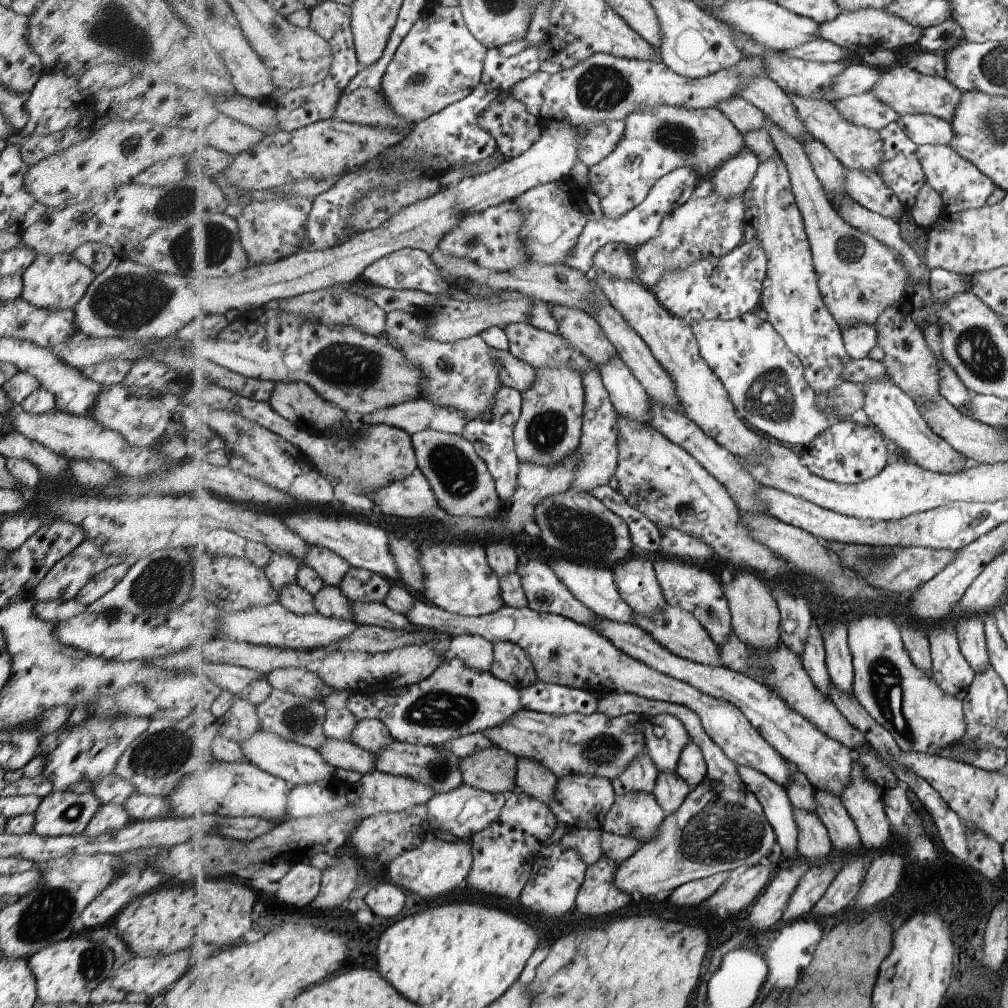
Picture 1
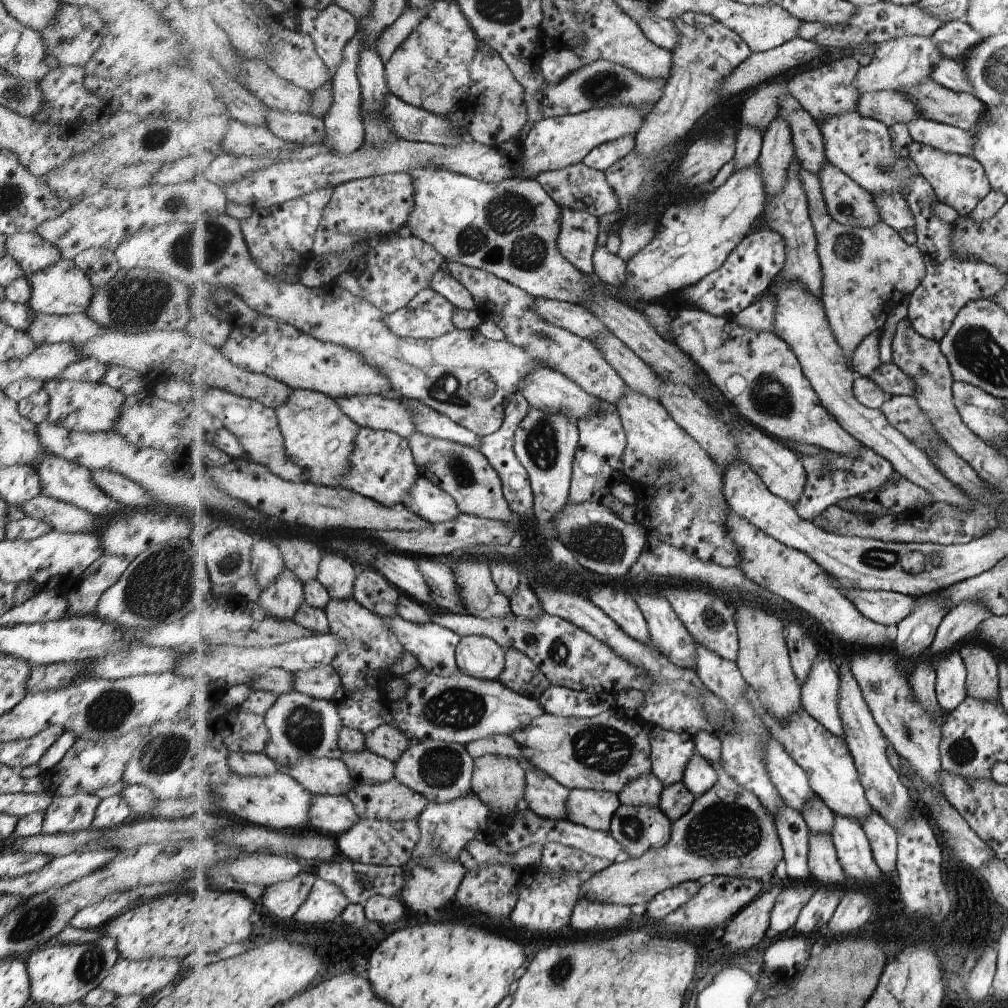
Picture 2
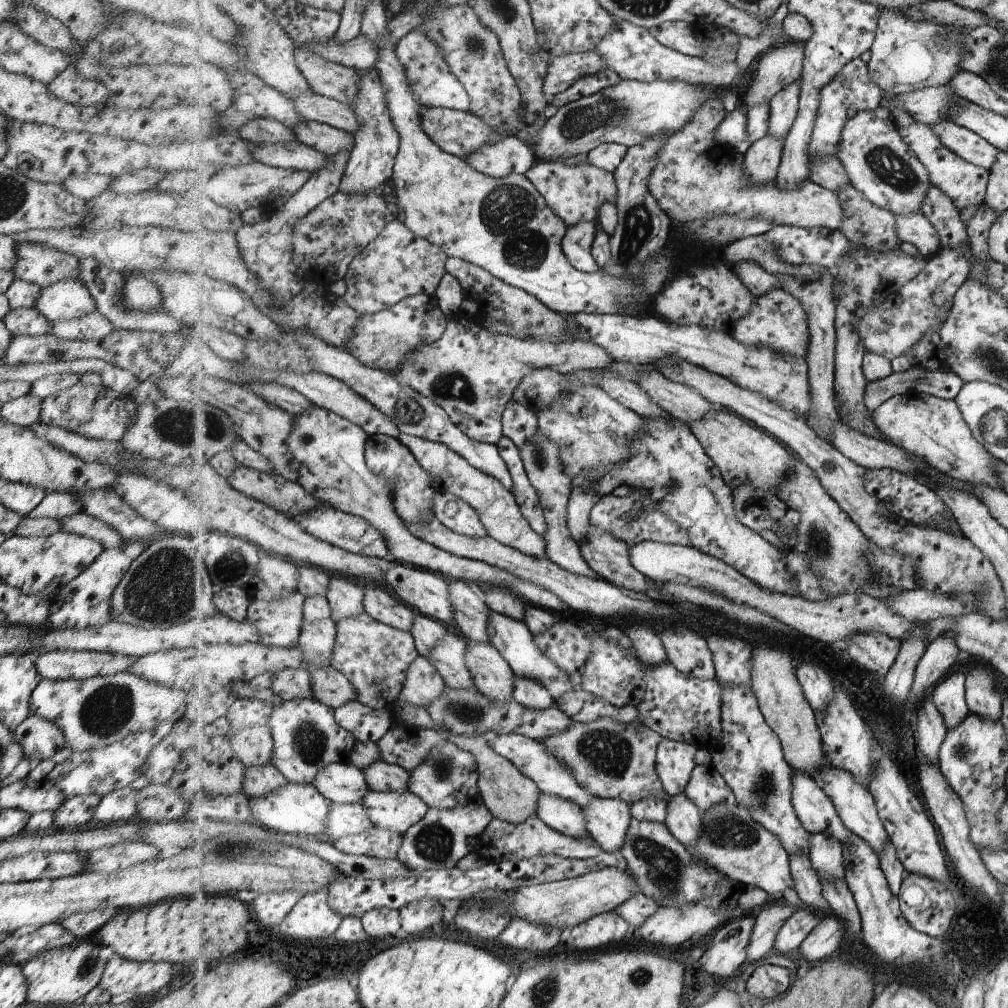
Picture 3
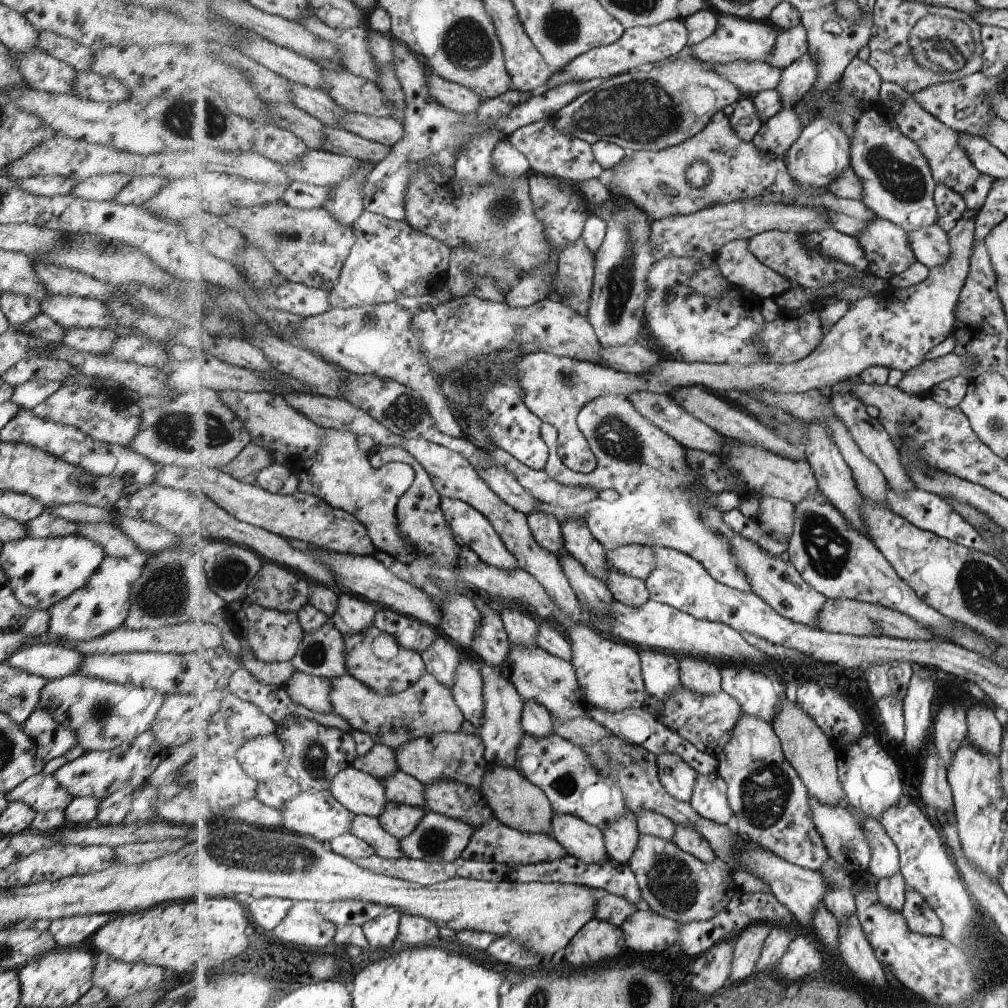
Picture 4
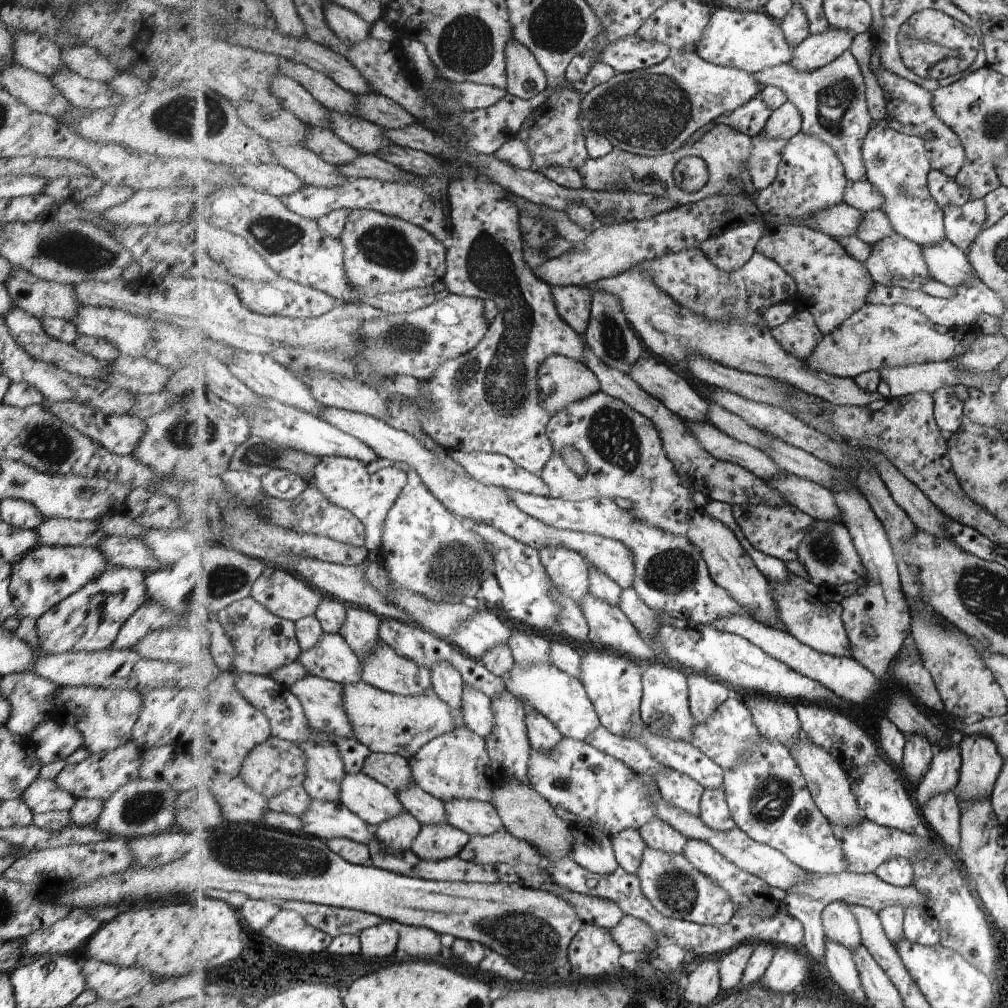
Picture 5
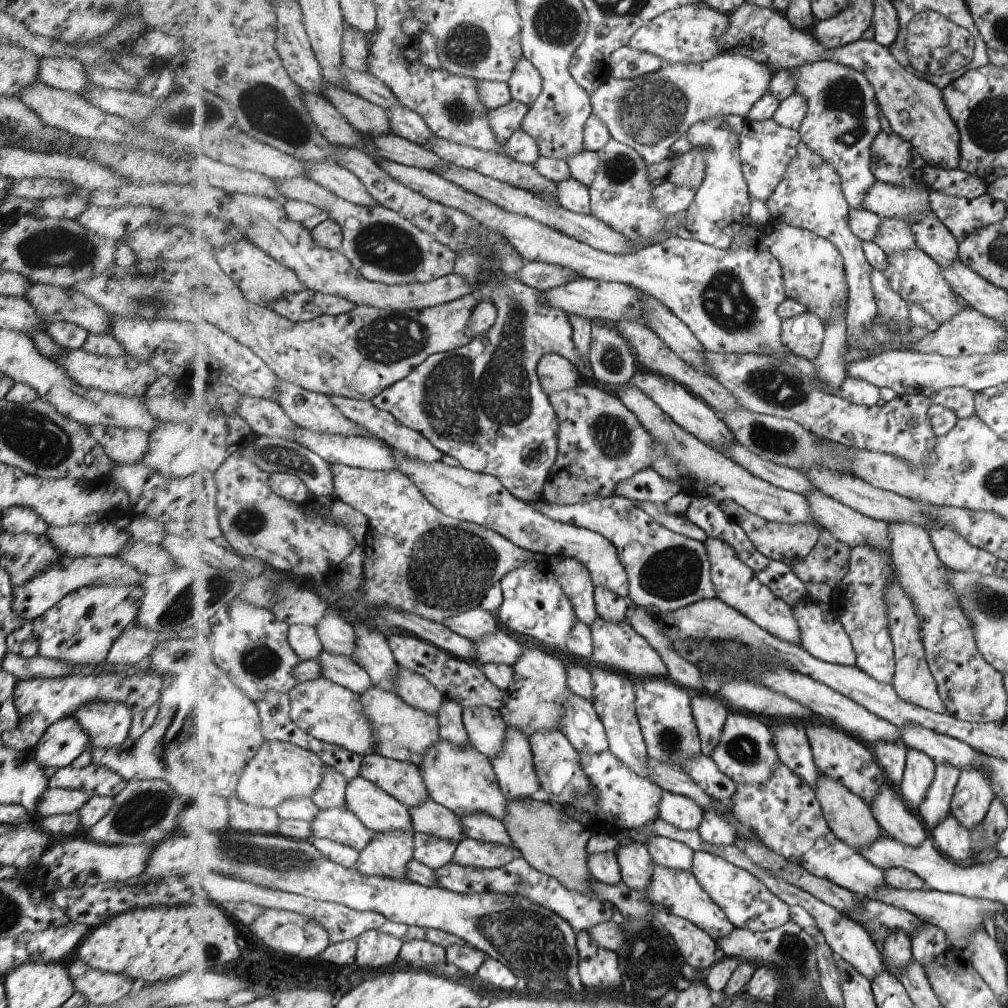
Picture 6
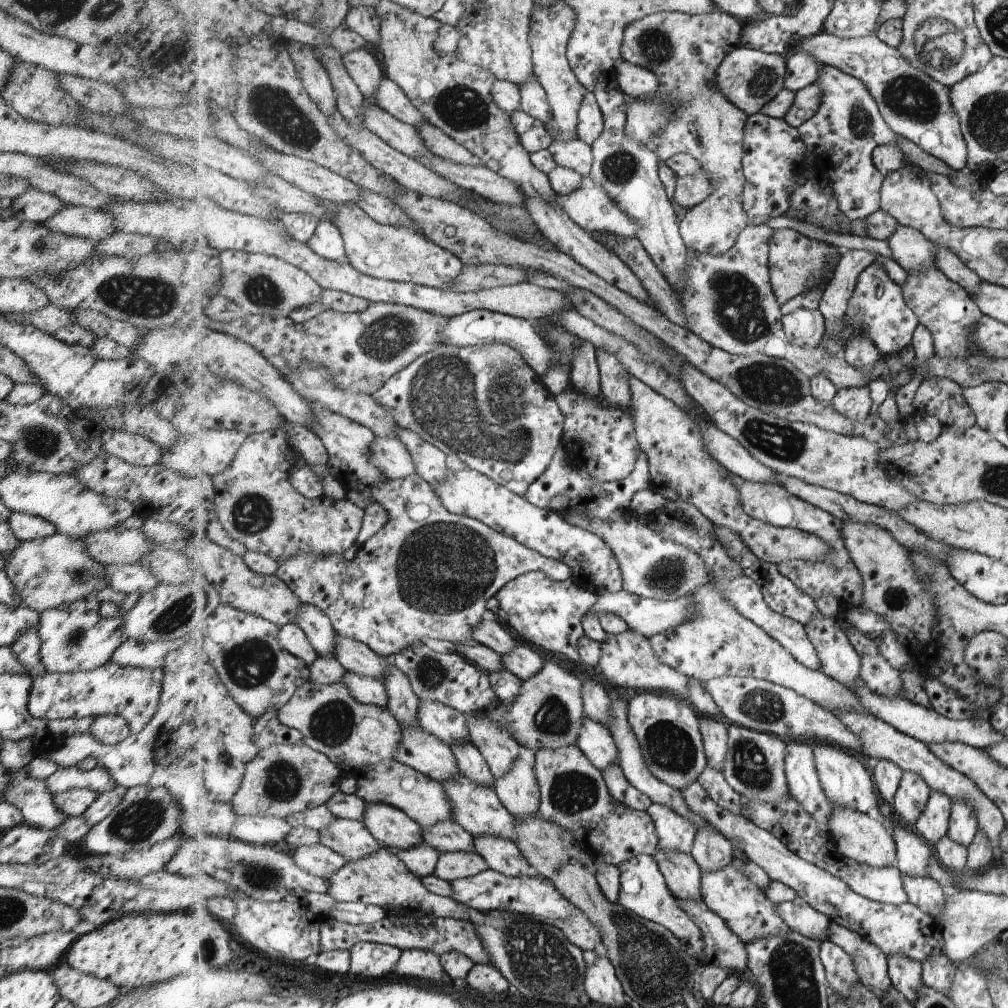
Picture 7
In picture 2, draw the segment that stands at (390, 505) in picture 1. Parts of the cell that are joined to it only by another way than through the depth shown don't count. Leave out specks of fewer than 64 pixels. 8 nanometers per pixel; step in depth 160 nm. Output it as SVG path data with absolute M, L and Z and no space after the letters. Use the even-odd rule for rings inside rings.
M423 476L418 478L418 484L400 506L407 507L428 523L456 521L463 515L458 502L448 492Z

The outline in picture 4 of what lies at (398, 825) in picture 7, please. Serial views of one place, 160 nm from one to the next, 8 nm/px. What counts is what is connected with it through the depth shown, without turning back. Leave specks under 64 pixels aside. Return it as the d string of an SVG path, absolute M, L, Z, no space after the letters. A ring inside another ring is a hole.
M353 764L339 772L327 789L356 816L379 818L389 802L382 780Z

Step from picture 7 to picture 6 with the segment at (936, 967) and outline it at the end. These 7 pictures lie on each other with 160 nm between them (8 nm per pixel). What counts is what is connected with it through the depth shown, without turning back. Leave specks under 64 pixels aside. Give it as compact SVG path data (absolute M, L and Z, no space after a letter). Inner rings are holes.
M923 922L912 936L914 960L926 966L949 948L946 932L931 923Z

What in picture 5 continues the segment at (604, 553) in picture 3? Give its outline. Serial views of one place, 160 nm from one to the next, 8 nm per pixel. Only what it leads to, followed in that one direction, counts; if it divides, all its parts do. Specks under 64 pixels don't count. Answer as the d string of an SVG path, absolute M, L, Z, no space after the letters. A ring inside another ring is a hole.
M630 586L629 589L622 592L619 605L627 613L631 622L640 630L644 638L656 633L658 629L656 611L637 594L634 586Z

